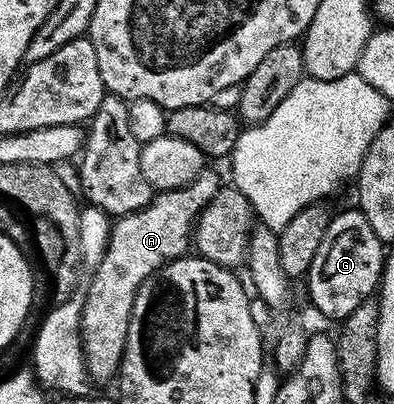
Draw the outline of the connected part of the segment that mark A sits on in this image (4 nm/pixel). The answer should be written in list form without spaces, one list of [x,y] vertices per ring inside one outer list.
[[[211,166],[204,167],[193,182],[189,182],[180,188],[174,188],[168,192],[152,195],[151,204],[141,211],[133,214],[125,214],[118,217],[110,225],[110,236],[104,257],[90,273],[91,285],[85,288],[83,297],[83,317],[81,318],[81,334],[83,335],[83,356],[87,359],[87,374],[92,381],[116,379],[119,371],[119,363],[123,361],[125,342],[129,334],[129,322],[133,314],[133,306],[137,298],[137,292],[145,282],[145,278],[152,276],[159,268],[164,268],[170,260],[178,260],[181,256],[188,255],[193,244],[195,221],[203,213],[203,208],[209,206],[209,202],[219,193],[221,181]]]

